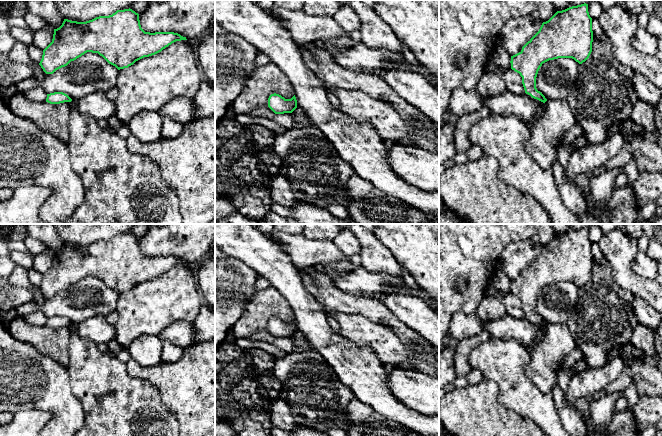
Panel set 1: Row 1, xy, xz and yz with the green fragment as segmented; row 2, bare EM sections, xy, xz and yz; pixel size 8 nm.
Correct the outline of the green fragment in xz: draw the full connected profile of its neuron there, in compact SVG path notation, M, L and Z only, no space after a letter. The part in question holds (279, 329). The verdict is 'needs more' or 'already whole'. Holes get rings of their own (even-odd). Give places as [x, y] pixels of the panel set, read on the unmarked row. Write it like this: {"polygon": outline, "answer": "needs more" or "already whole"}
{"polygon": "M271 318L268 322L268 331L275 338L292 337L297 332L295 319L291 323L285 323L279 318Z", "answer": "already whole"}

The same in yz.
{"polygon": "M588 228L572 230L557 235L548 245L542 247L539 255L522 271L522 274L511 280L511 293L522 301L525 317L545 327L547 323L536 312L536 301L542 288L558 282L572 282L582 288L592 276L592 266L592 242L588 236Z", "answer": "already whole"}

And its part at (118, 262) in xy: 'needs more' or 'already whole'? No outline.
already whole

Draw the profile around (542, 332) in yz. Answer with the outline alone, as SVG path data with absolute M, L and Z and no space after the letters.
M542 327L538 331L538 336L536 337L536 339L533 340L530 344L525 346L527 352L531 353L532 350L544 339L545 335L546 335L546 328Z

